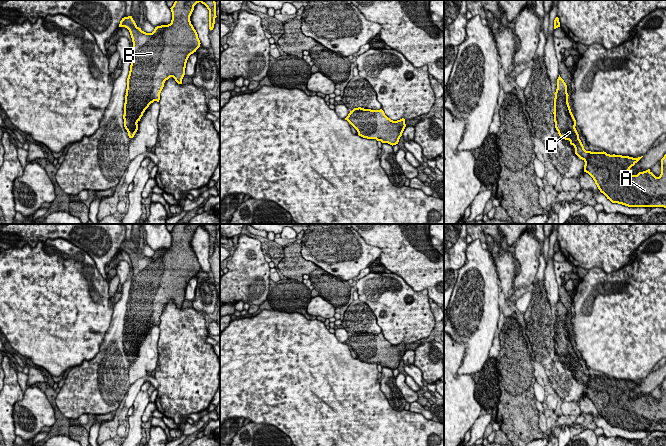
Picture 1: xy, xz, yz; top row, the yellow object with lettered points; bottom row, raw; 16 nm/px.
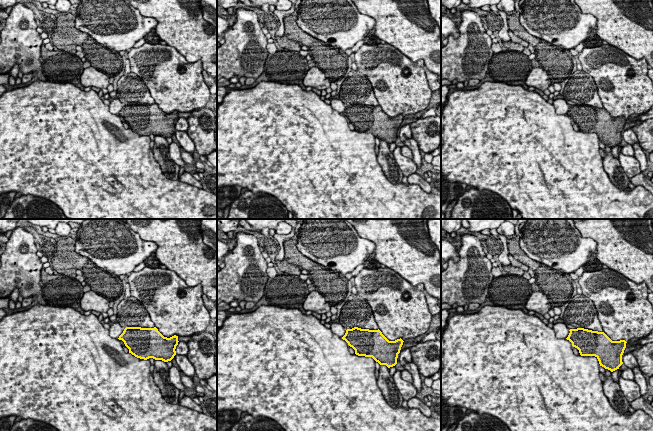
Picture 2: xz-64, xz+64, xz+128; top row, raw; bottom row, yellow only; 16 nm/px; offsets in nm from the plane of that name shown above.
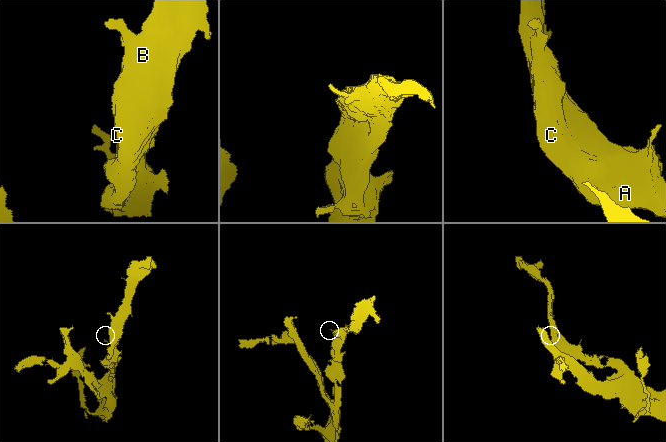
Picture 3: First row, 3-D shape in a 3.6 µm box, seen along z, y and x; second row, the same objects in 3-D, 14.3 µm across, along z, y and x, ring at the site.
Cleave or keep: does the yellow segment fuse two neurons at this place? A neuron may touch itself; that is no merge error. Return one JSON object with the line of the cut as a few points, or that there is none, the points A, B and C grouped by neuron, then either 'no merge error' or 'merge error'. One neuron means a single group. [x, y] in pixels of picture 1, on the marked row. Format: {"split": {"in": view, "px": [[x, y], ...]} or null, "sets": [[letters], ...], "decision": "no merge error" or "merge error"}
{"split": null, "sets": [["A", "B", "C"]], "decision": "no merge error"}

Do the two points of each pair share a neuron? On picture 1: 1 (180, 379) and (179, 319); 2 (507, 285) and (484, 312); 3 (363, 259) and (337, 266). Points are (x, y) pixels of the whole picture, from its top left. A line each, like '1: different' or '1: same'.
1: same
2: different
3: same

